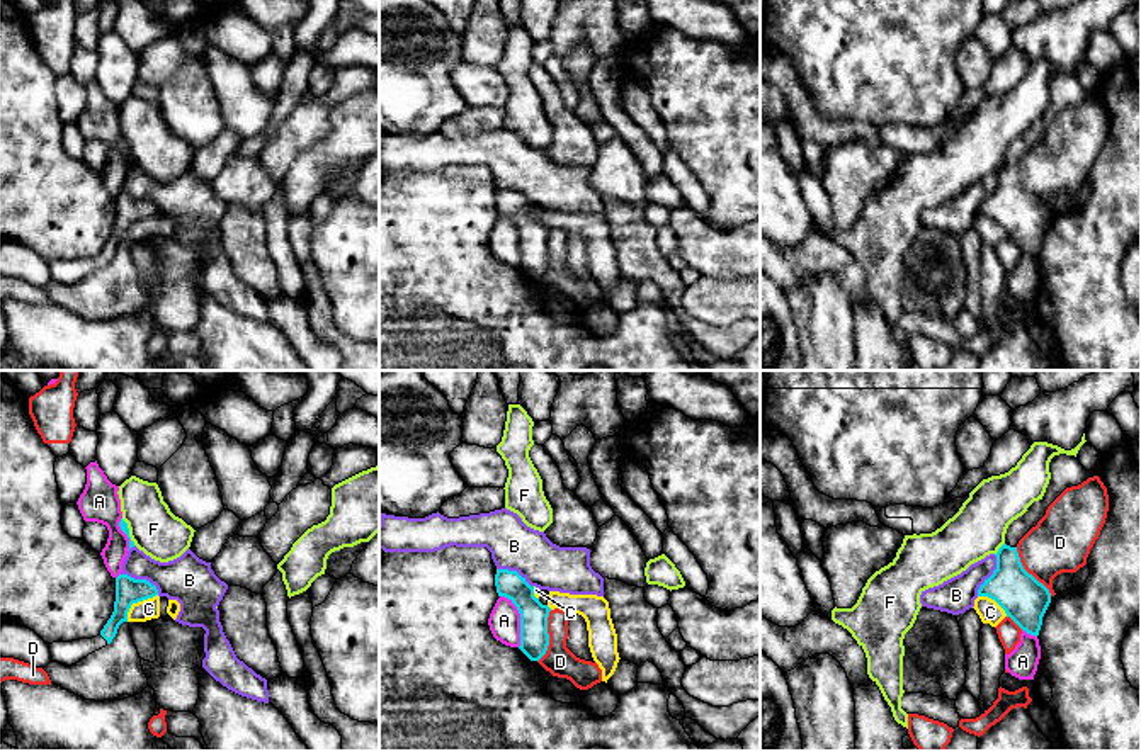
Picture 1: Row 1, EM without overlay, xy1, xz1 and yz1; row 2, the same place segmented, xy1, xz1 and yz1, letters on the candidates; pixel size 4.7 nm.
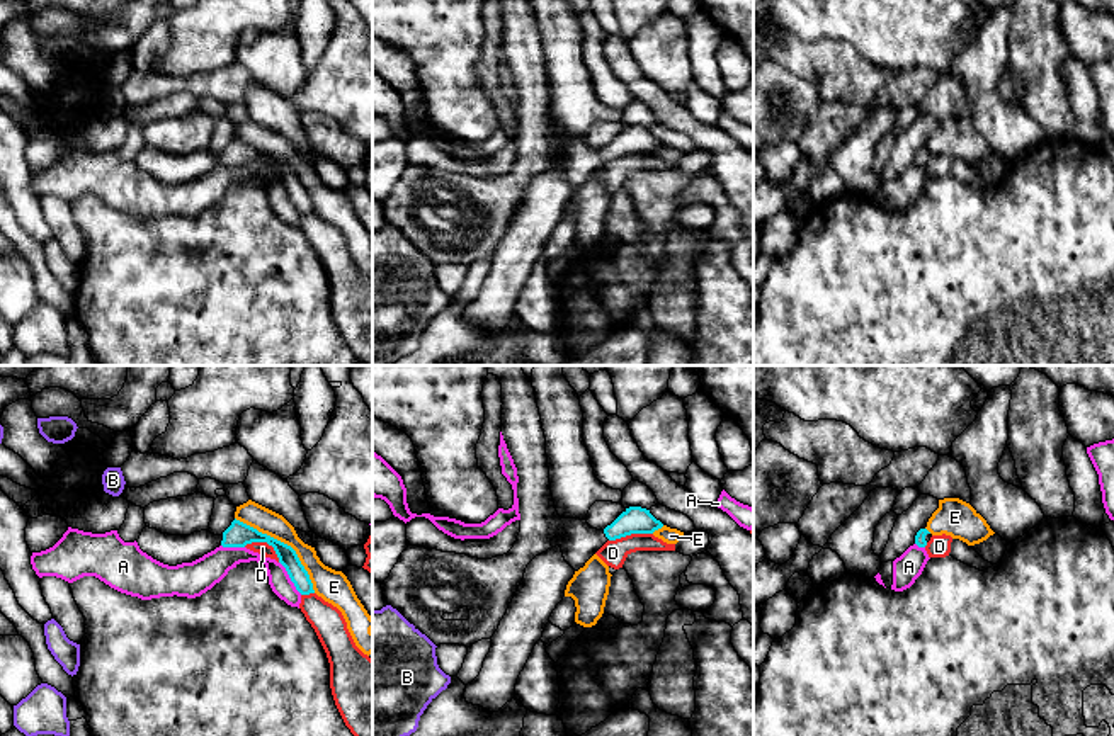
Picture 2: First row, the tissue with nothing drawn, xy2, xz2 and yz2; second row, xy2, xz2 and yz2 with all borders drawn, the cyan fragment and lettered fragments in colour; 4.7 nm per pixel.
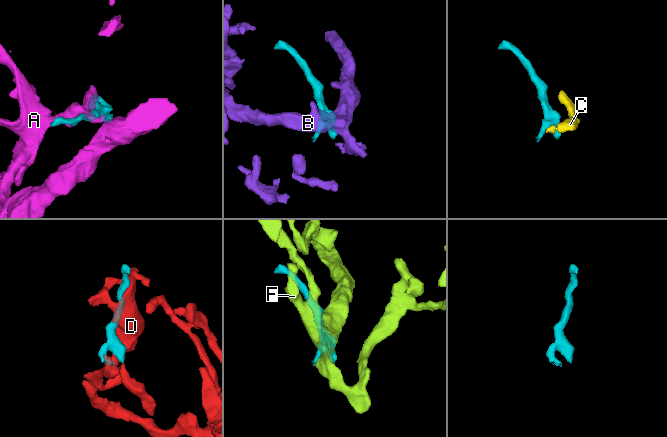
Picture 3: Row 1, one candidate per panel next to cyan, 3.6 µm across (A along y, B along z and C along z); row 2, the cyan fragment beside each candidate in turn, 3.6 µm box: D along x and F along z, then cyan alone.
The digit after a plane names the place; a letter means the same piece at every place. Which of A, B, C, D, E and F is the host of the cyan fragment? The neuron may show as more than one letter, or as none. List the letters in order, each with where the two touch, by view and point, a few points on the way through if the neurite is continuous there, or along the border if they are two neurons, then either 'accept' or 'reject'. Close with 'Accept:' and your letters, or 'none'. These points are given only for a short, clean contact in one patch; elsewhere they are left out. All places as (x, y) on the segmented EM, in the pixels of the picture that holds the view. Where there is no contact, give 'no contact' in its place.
A: contact xz1 (521, 619); reject
B: contact yz1 (992, 575); border yz1 (995, 554), (995, 570), (976, 595); reject
C: contact xy1 (136, 602); border xy1 (157, 593), (135, 602), (126, 621); reject
D: contact yz1 (1027, 573); reject
E: contact xy2 (286, 544); reject
F: contact yz1 (999, 549); reject
Accept: none

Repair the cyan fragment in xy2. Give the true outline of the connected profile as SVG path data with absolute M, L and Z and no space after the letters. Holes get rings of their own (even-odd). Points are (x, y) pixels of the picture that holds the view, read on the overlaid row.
M236 518L221 535L214 535L209 530L194 532L190 535L168 535L156 529L145 527L136 542L143 552L168 566L192 563L219 546L245 547L252 542L267 542L274 547L279 563L286 568L296 590L301 595L315 593L310 575L291 546Z

